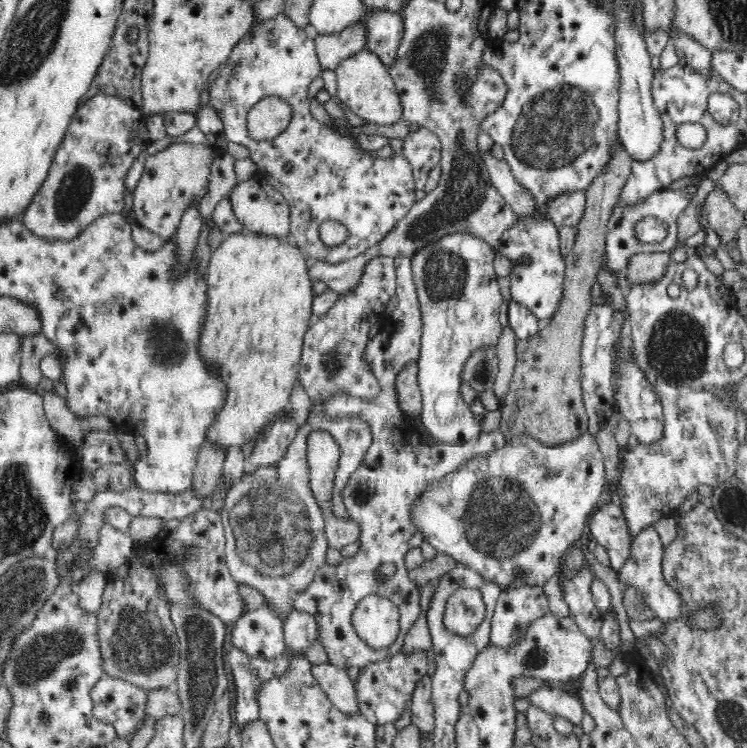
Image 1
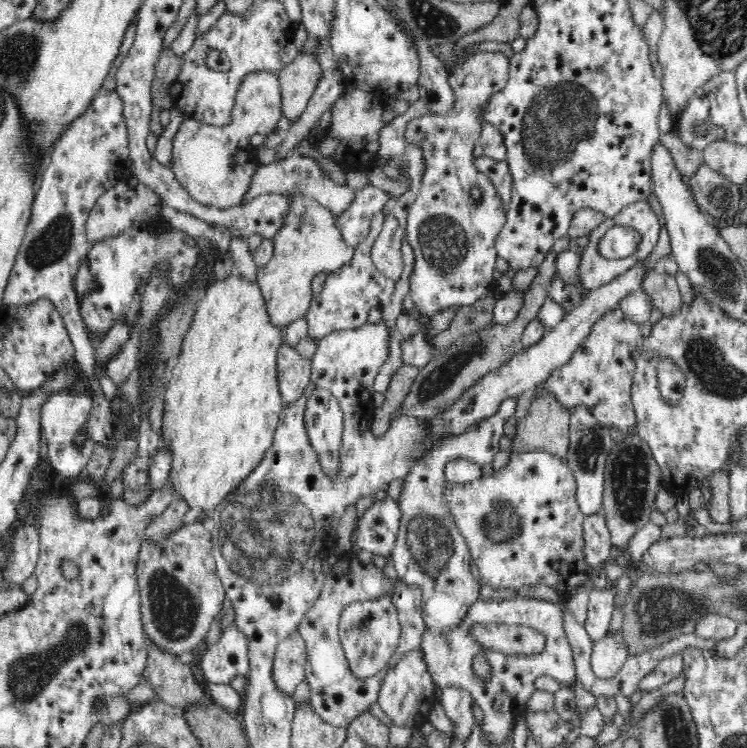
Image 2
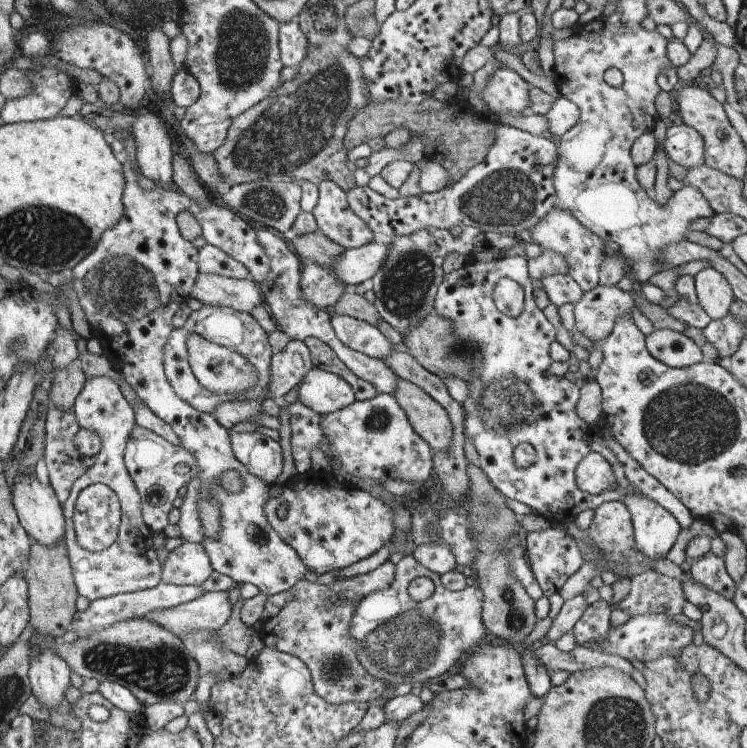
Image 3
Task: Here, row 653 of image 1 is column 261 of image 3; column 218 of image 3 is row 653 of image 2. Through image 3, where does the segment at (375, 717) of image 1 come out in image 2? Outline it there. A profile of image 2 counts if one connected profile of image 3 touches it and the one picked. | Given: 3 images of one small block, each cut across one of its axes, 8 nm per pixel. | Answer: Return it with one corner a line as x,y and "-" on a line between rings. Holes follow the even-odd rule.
419,649
401,656
400,660
388,669
382,680
379,692
380,707
395,726
420,730
428,722
428,706
435,701
433,678
421,658

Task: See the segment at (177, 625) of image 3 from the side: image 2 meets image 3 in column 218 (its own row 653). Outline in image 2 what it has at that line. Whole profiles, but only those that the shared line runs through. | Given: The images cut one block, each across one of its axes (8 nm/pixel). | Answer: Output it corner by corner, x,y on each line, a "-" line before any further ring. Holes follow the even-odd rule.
621,629
615,633
608,632
604,638
593,642
592,671
596,677
603,677
608,680
609,677
616,676
628,655
627,644

